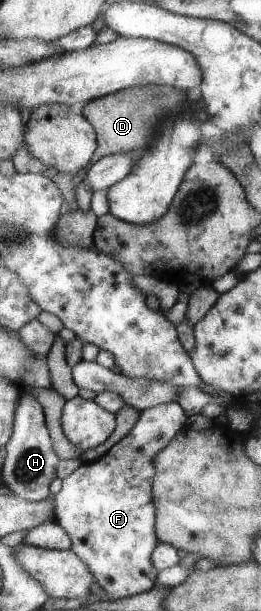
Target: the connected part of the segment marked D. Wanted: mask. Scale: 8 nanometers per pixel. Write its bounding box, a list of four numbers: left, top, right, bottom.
[71,85,186,193]

